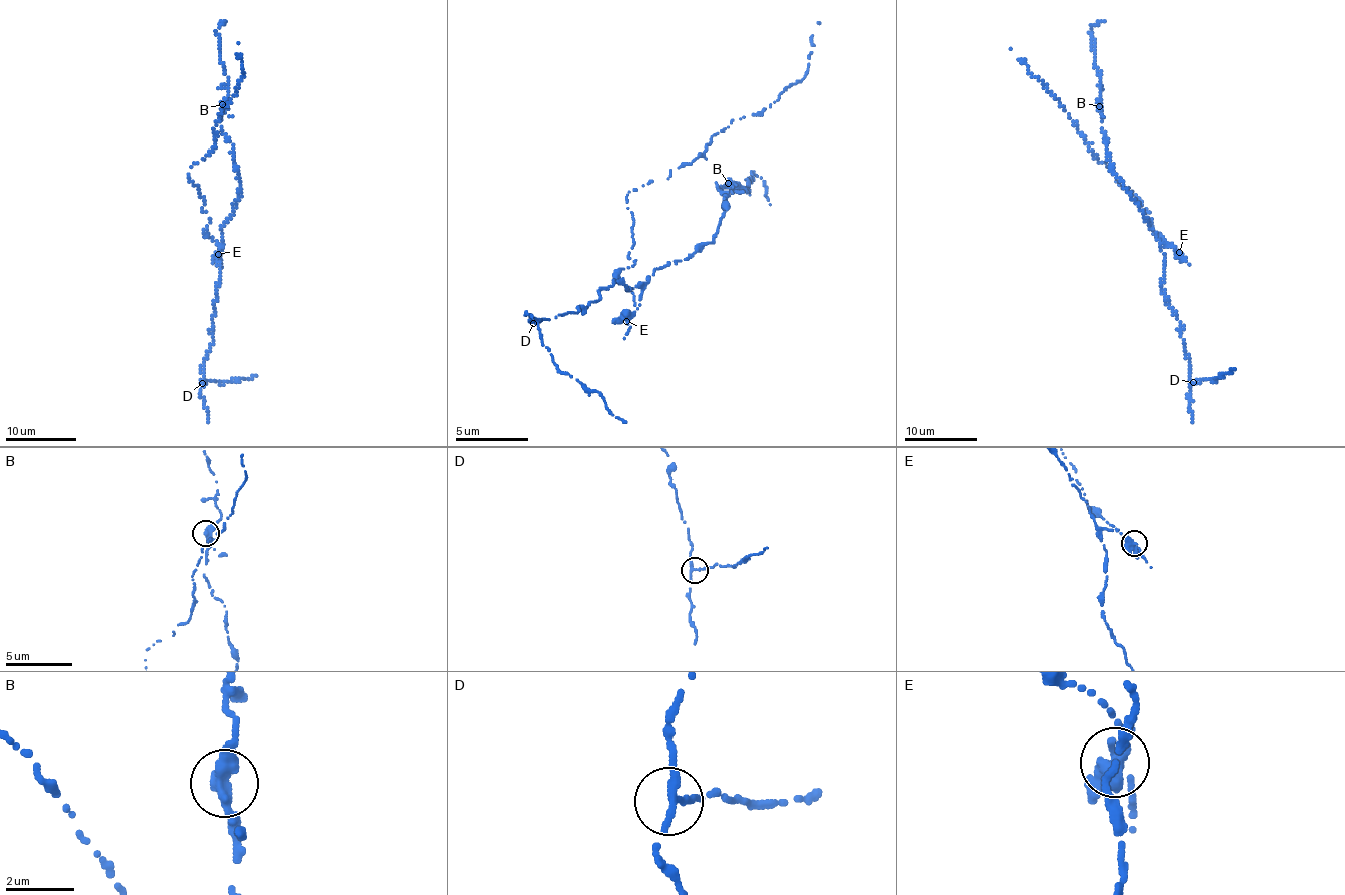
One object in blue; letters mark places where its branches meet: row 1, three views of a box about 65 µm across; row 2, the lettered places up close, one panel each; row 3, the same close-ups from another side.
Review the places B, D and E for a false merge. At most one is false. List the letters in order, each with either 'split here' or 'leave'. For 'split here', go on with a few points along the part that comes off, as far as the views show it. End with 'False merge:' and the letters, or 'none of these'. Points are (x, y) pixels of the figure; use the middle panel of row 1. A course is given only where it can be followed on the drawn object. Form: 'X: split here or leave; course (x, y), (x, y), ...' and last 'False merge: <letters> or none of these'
B: leave
D: leave
E: split here; course (627, 322), (628, 192), (668, 179), (710, 135), (806, 76), (819, 23)
False merge: E

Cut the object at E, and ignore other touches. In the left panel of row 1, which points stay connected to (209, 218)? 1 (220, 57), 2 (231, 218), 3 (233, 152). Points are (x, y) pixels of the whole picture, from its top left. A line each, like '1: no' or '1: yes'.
1: no
2: no
3: no

